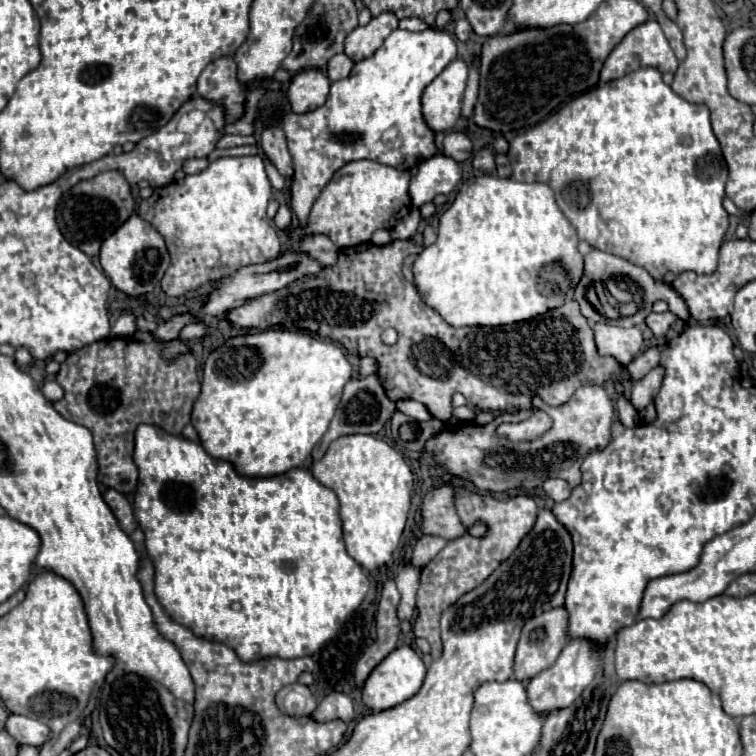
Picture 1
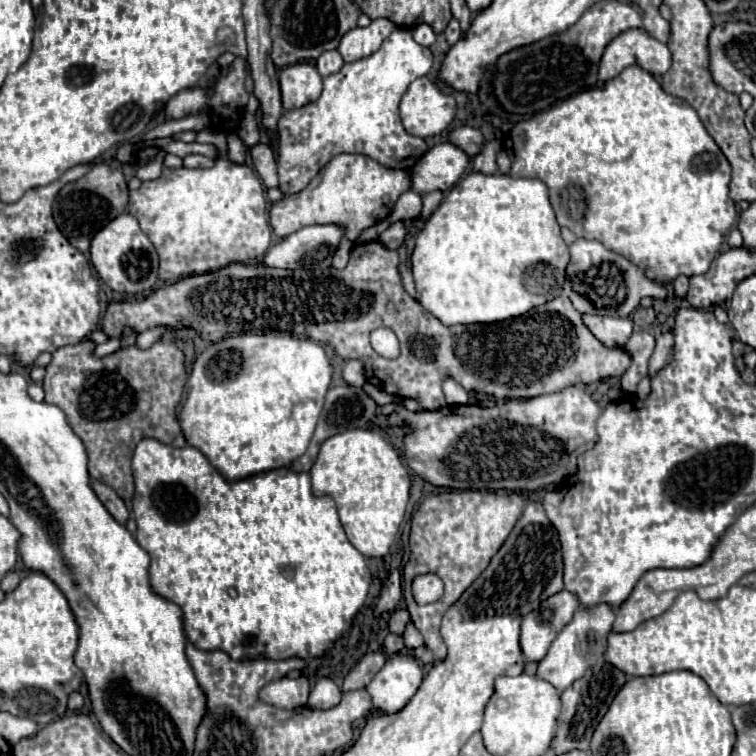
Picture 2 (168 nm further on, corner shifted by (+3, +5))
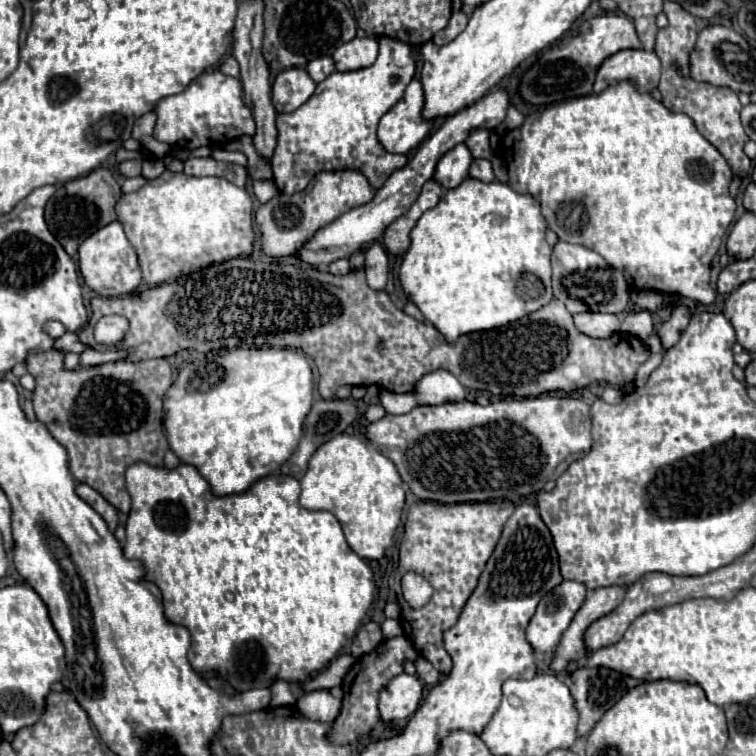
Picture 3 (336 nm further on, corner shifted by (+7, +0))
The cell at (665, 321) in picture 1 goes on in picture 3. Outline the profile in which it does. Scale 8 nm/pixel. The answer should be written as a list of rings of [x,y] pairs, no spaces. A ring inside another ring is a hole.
[[[635,310],[629,312],[627,318],[621,324],[623,332],[629,332],[637,338],[641,338],[643,342],[649,338],[649,334],[653,332],[653,322],[651,322],[651,314],[647,310]]]

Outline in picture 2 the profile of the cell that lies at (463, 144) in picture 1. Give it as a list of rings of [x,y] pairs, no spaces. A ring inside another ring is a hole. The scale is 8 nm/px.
[[[461,125],[461,127],[455,127],[453,131],[449,131],[447,139],[449,139],[449,143],[463,149],[467,155],[477,155],[483,145],[483,135],[477,129],[467,127],[467,125]]]

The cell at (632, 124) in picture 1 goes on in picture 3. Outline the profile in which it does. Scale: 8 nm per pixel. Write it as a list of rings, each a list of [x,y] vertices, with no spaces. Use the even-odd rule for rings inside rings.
[[[619,82],[615,86],[609,86],[601,94],[589,94],[581,98],[573,98],[555,106],[547,106],[543,110],[537,110],[529,114],[523,122],[523,140],[521,140],[521,128],[509,132],[509,150],[505,150],[505,164],[509,170],[509,186],[519,194],[529,194],[541,204],[541,214],[547,220],[549,228],[559,236],[563,242],[581,244],[585,248],[593,248],[597,254],[601,254],[613,268],[621,270],[625,274],[625,280],[629,288],[633,290],[659,290],[665,294],[679,294],[683,298],[711,304],[715,302],[715,292],[709,286],[711,276],[711,260],[715,258],[719,244],[735,216],[735,200],[729,196],[729,184],[733,180],[733,172],[727,164],[727,160],[719,154],[719,150],[707,142],[695,128],[695,122],[687,114],[677,114],[667,110],[663,104],[655,102],[649,94],[641,94],[631,82]]]

